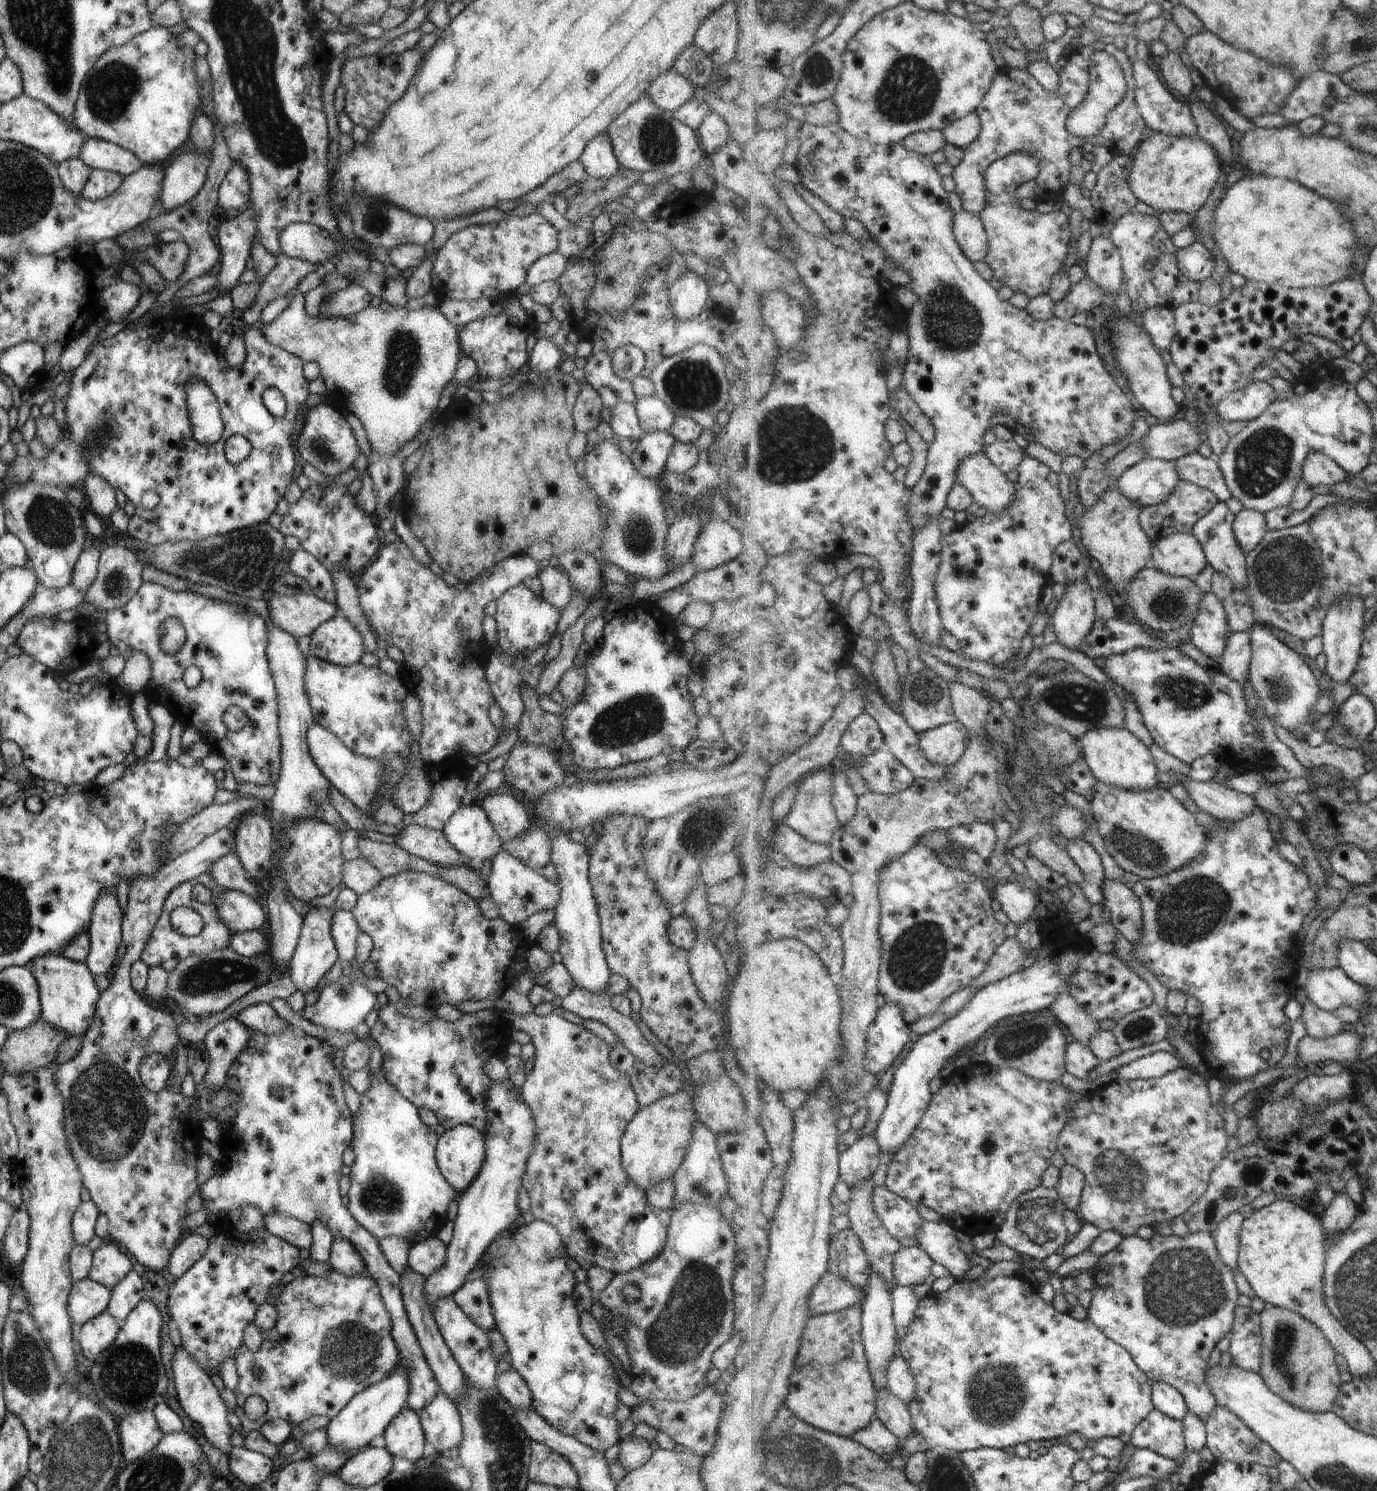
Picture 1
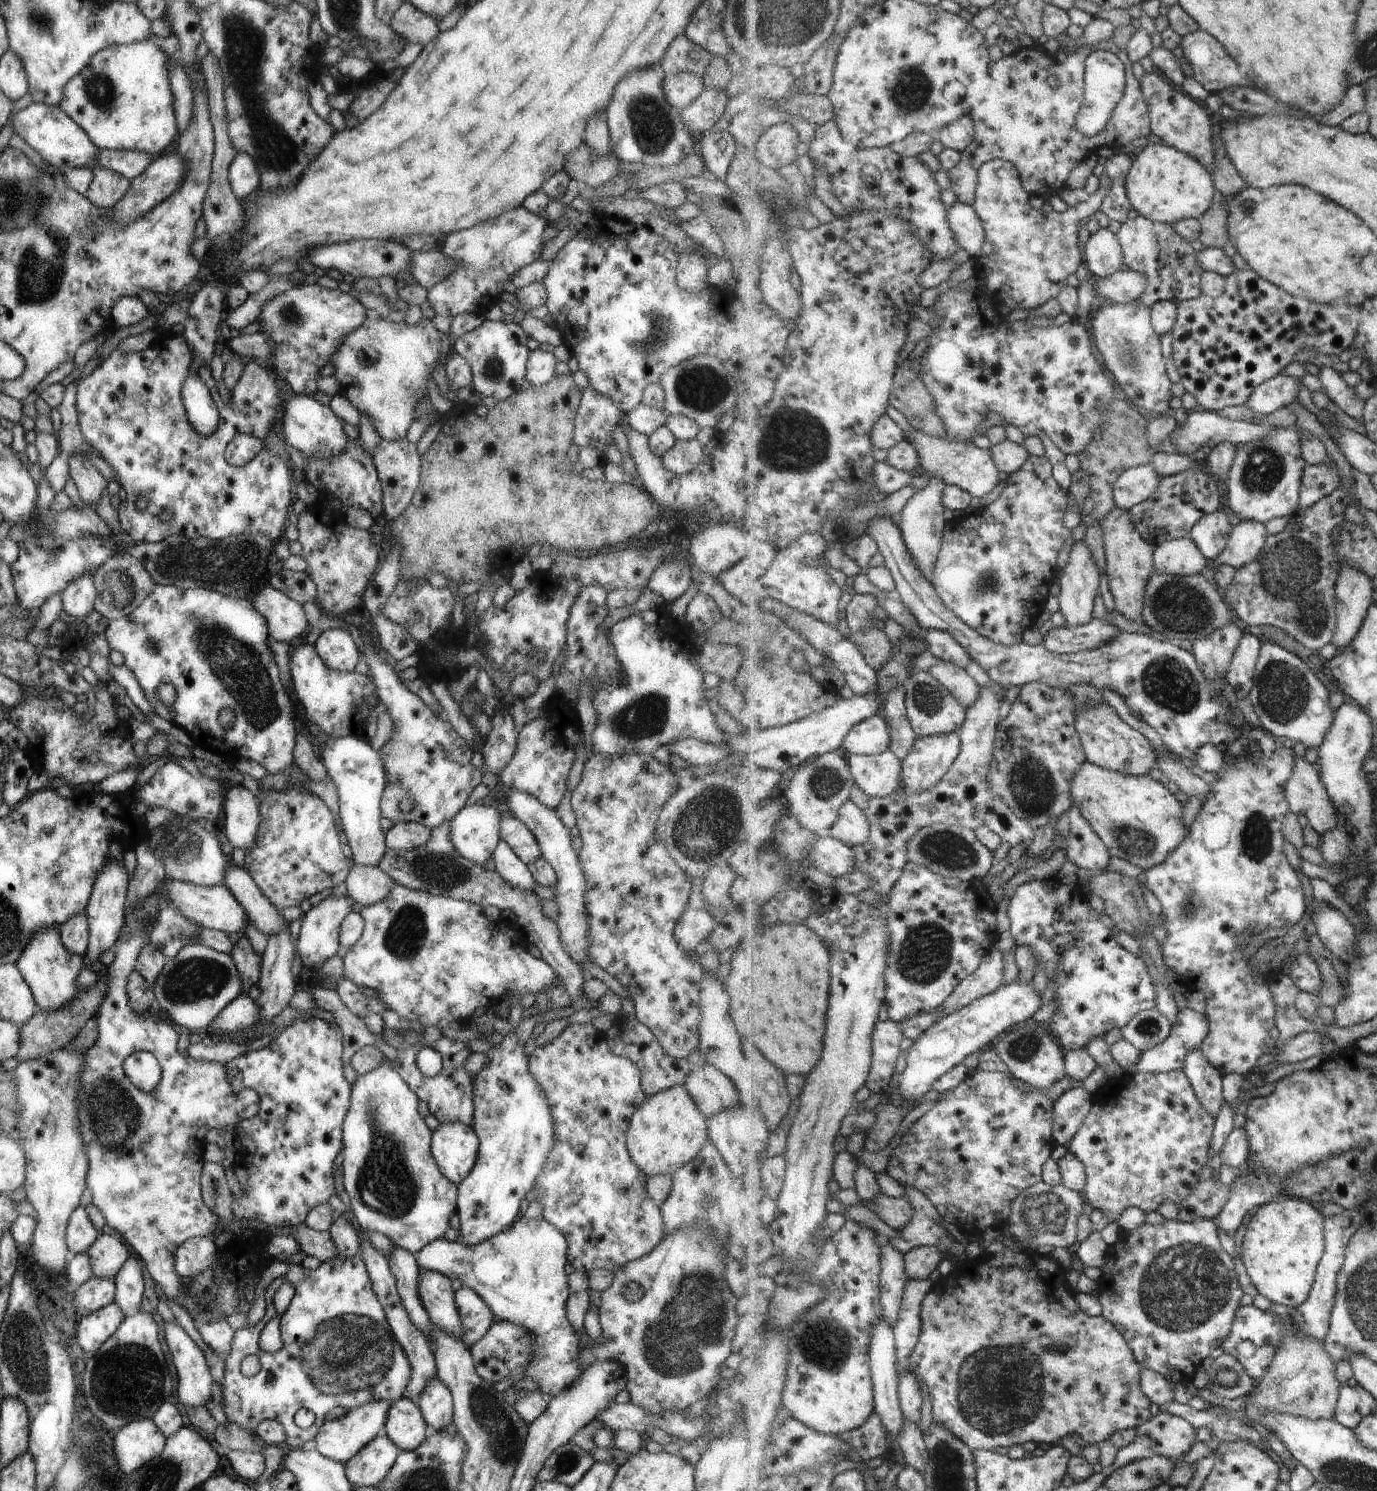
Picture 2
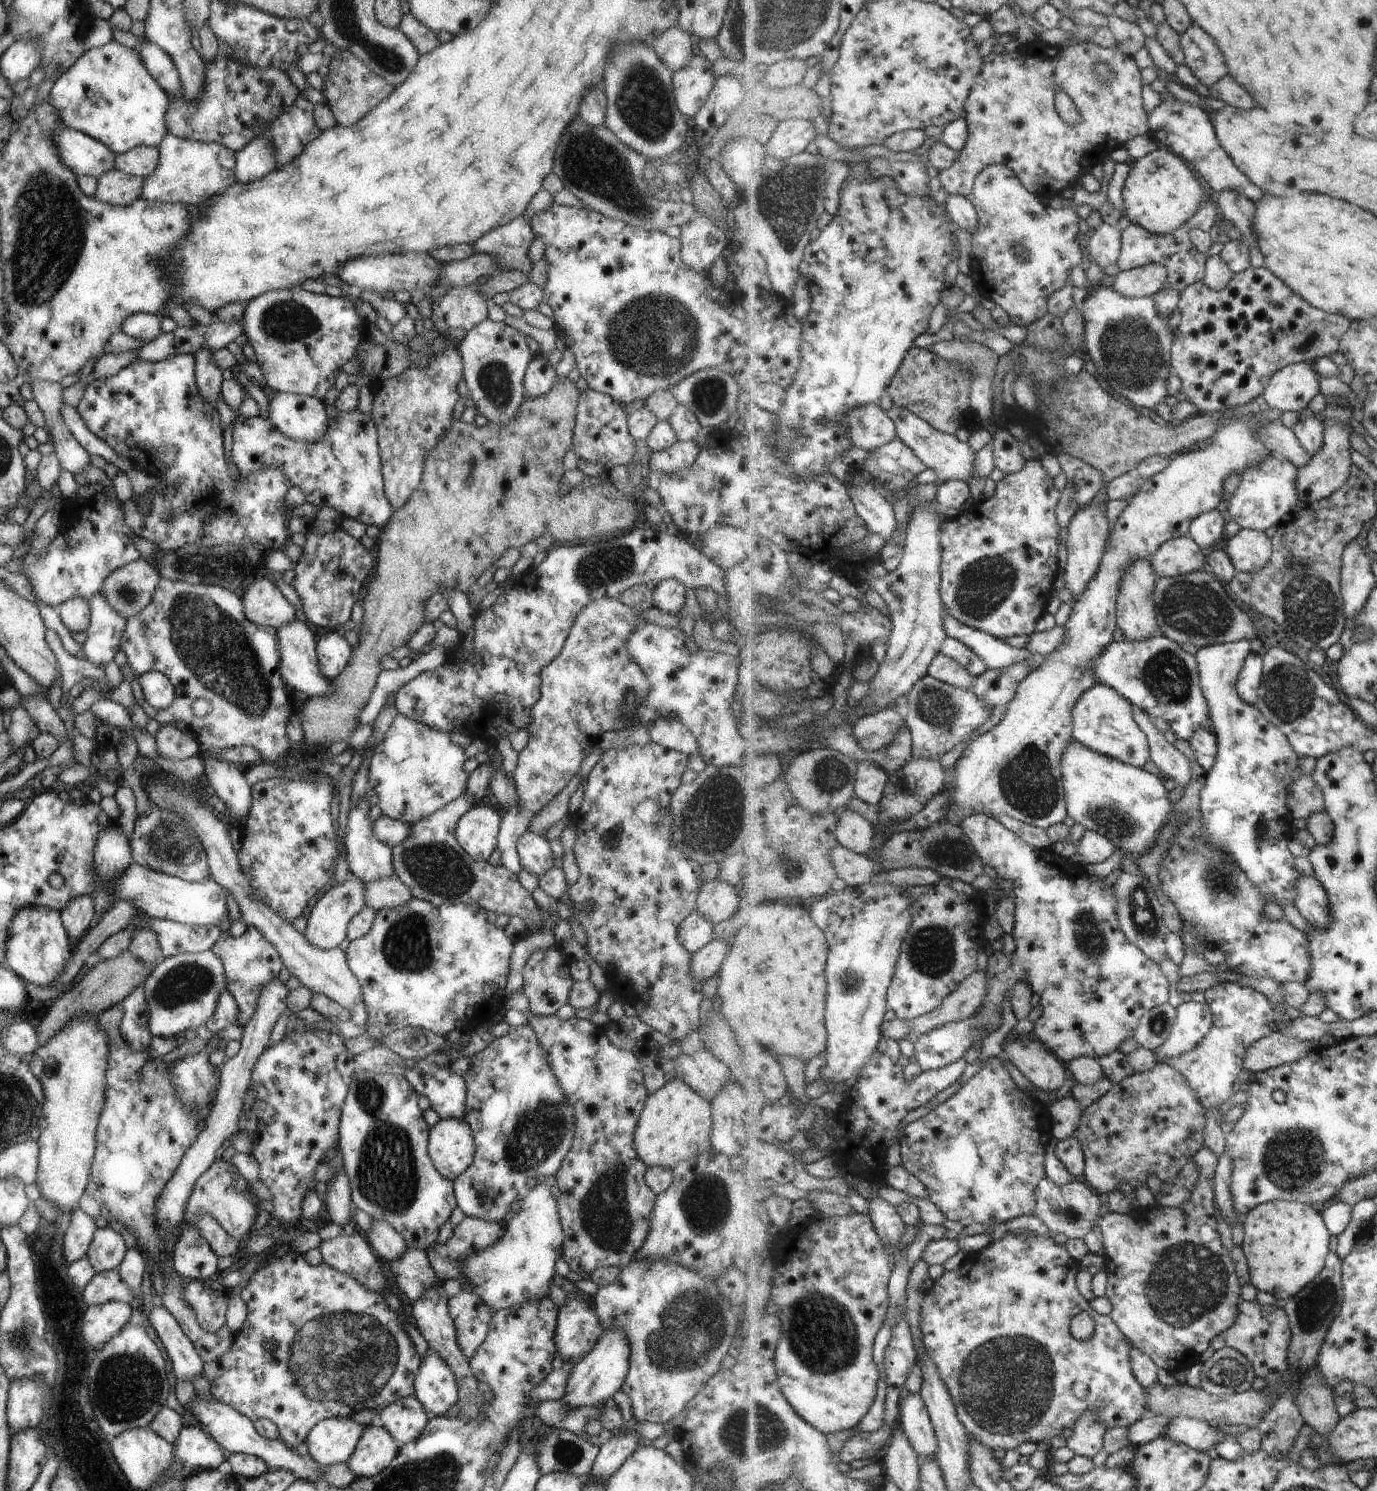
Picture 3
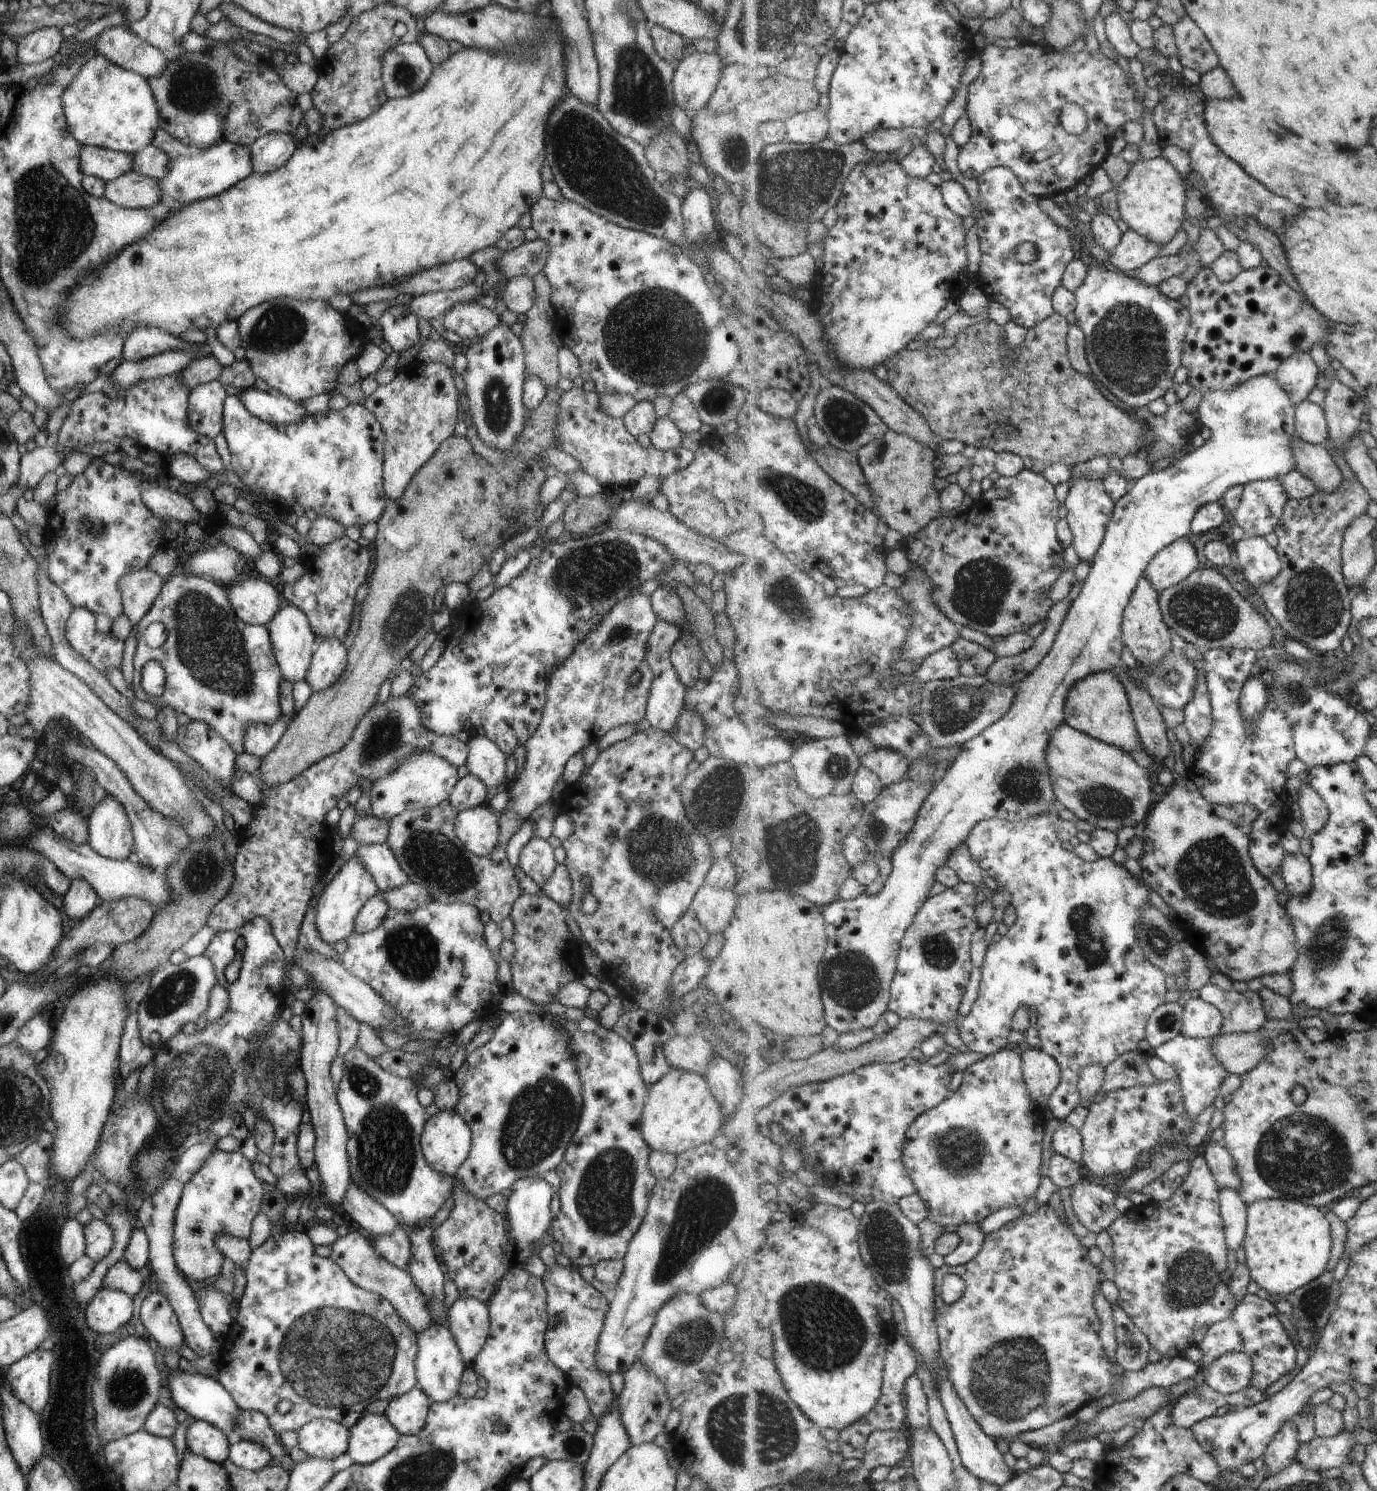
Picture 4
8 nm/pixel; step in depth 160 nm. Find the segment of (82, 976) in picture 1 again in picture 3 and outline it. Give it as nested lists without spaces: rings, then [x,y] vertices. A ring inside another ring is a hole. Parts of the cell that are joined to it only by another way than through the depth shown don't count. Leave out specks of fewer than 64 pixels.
[[[43,906],[17,910],[9,922],[7,934],[9,936],[5,941],[4,966],[15,972],[21,980],[36,986],[44,987],[53,984],[59,972],[65,970],[67,960],[73,954],[60,919],[60,912]]]

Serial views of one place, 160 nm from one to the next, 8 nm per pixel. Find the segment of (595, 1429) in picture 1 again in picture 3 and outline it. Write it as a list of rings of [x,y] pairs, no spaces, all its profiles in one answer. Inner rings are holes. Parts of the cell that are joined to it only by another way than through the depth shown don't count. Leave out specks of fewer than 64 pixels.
[[[534,1181],[520,1198],[519,1211],[502,1223],[503,1232],[497,1240],[479,1252],[466,1256],[460,1271],[468,1280],[471,1291],[491,1311],[513,1308],[531,1300],[549,1296],[549,1285],[555,1274],[555,1262],[561,1258],[563,1231],[557,1214],[552,1189]]]

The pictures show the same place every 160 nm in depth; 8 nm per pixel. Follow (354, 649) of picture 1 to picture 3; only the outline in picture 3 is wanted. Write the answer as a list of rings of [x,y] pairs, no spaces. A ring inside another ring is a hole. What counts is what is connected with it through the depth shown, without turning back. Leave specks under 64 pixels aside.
[[[322,630],[316,637],[319,672],[325,678],[335,678],[349,662],[351,647],[339,632]]]

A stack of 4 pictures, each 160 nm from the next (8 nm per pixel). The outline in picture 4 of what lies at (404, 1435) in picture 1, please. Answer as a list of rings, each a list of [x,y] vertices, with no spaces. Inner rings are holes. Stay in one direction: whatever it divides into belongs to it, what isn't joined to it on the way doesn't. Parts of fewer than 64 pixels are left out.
[[[414,1386],[389,1400],[384,1415],[400,1435],[414,1435],[425,1424],[430,1403],[426,1394]]]

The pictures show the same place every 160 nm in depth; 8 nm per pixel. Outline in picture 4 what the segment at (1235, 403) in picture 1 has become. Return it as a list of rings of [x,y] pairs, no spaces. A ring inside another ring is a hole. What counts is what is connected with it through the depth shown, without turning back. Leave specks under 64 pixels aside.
[[[1299,351],[1280,362],[1279,368],[1271,375],[1279,381],[1289,398],[1297,406],[1307,401],[1311,390],[1318,386],[1320,372],[1310,352]]]

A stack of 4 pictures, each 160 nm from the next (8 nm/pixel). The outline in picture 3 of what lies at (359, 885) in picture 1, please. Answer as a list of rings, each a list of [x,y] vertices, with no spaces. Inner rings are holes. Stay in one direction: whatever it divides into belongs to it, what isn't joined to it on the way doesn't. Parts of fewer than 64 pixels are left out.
[[[397,877],[373,878],[363,881],[363,904],[375,910],[401,906],[411,898],[411,891]]]

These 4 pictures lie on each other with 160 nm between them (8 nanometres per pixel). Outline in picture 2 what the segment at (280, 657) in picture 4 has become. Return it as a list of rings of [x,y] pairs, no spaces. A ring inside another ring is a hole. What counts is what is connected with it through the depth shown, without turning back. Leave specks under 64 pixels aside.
[[[305,641],[293,650],[289,668],[295,696],[301,703],[309,724],[317,726],[327,737],[349,737],[351,734],[358,738],[362,736],[368,714],[377,704],[375,688],[369,676],[326,668],[313,646]]]

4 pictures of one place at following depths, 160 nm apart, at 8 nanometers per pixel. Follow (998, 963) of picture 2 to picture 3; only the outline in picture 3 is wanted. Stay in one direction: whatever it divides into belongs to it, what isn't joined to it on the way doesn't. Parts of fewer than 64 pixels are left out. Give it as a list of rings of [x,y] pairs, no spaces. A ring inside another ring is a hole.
[[[974,972],[966,980],[963,980],[963,983],[956,992],[953,992],[952,996],[947,996],[943,1000],[940,1008],[909,1021],[909,1026],[913,1030],[911,1042],[921,1038],[923,1034],[931,1032],[931,1030],[945,1026],[945,1024],[971,1019],[984,1003],[988,982],[989,979],[985,972]]]

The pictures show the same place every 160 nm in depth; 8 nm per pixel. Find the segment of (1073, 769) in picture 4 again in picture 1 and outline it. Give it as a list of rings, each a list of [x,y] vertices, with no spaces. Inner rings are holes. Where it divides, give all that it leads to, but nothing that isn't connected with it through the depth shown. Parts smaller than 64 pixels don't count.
[[[1098,779],[1095,798],[1089,802],[1108,854],[1121,869],[1140,879],[1173,874],[1205,856],[1206,830],[1165,786],[1145,792],[1129,792],[1103,784]]]

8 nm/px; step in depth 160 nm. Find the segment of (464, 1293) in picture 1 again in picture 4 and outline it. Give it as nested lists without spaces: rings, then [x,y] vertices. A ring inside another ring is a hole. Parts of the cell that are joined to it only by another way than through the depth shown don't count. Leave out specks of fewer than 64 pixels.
[[[458,1297],[445,1315],[462,1362],[471,1366],[489,1330],[488,1305],[471,1297]]]

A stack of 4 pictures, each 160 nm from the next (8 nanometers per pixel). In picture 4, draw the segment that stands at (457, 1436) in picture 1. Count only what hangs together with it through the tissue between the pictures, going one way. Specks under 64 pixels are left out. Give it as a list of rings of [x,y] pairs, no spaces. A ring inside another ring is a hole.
[[[431,1323],[425,1330],[417,1334],[417,1352],[414,1360],[416,1386],[421,1389],[431,1403],[449,1400],[458,1394],[460,1376],[466,1367],[455,1344],[455,1339],[448,1324]]]

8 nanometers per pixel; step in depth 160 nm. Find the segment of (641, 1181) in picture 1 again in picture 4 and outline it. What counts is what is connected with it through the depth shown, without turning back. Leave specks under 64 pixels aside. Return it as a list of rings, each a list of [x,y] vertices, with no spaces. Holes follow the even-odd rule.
[[[670,1067],[656,1083],[647,1085],[640,1131],[651,1151],[665,1151],[677,1156],[697,1145],[719,1142],[721,1125],[722,1112],[707,1088],[705,1076]]]

